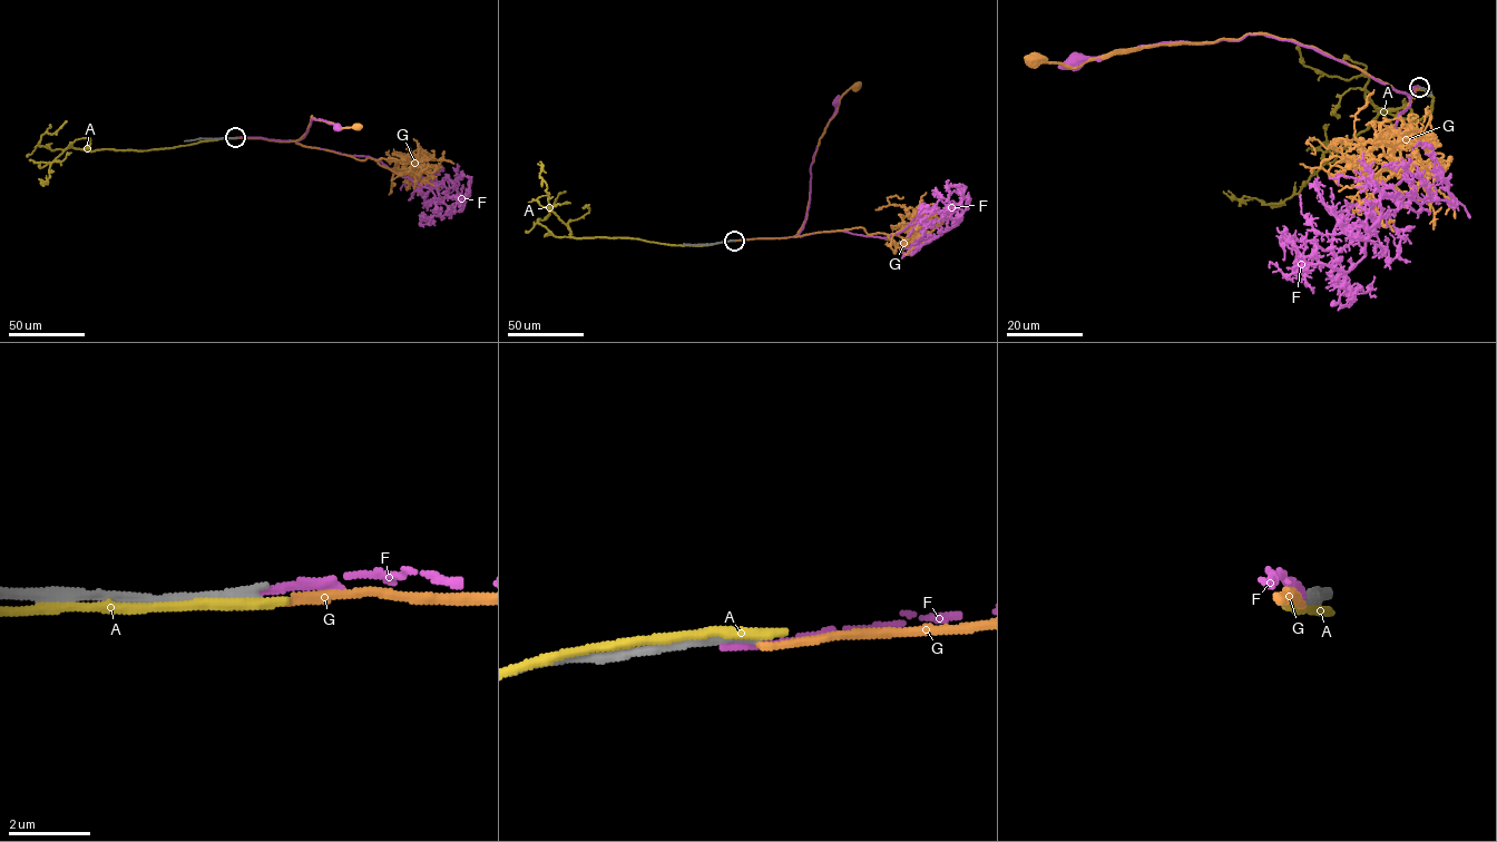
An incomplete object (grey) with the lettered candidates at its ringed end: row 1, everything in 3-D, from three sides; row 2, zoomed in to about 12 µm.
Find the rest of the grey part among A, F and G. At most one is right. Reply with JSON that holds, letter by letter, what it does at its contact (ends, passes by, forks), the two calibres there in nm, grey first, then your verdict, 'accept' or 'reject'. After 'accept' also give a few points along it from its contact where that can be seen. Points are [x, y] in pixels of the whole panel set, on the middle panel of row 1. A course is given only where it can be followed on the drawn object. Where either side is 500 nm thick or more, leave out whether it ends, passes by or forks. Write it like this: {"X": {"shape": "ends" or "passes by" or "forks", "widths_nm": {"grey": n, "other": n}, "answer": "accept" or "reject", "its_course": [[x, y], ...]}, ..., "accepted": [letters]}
{"A": {"shape": "passes by", "widths_nm": {"grey": 280, "other": 240}, "answer": "reject"}, "F": {"shape": "ends", "widths_nm": {"grey": 320, "other": 240}, "answer": "reject"}, "G": {"shape": "ends", "widths_nm": {"grey": 280, "other": 160}, "answer": "reject"}, "accepted": []}

